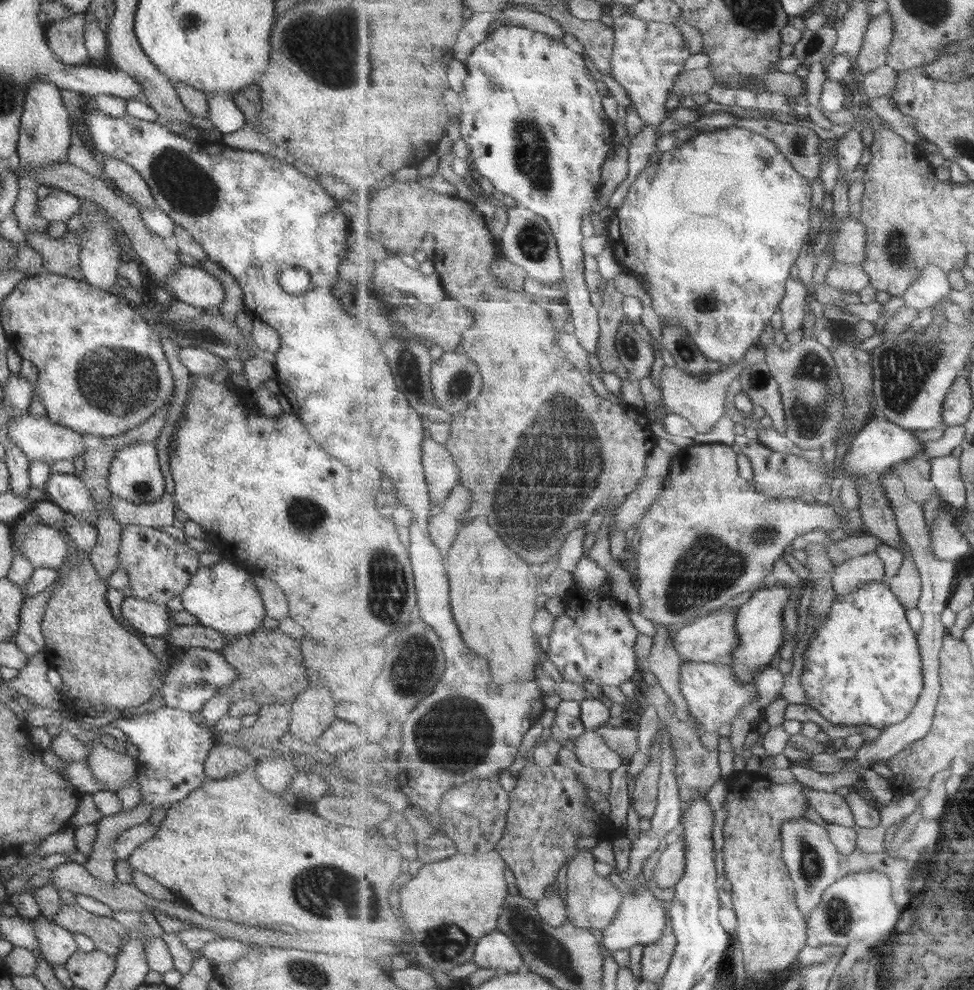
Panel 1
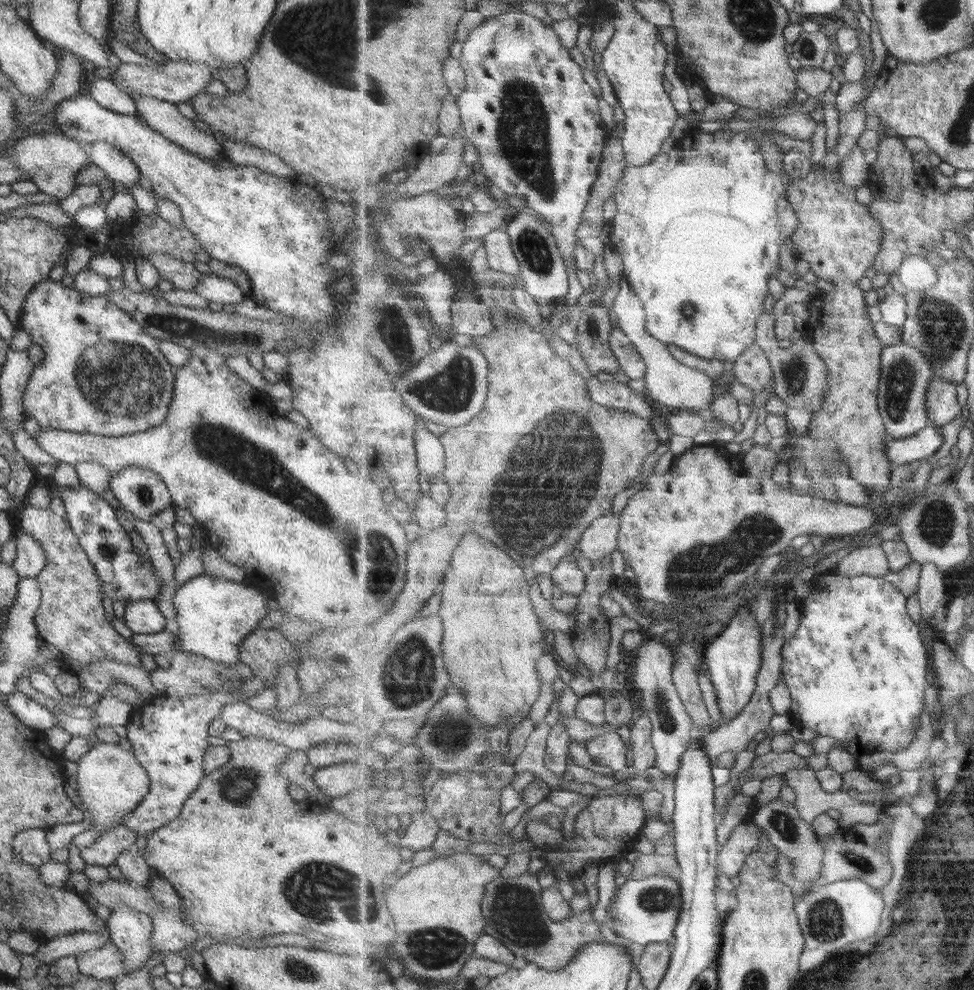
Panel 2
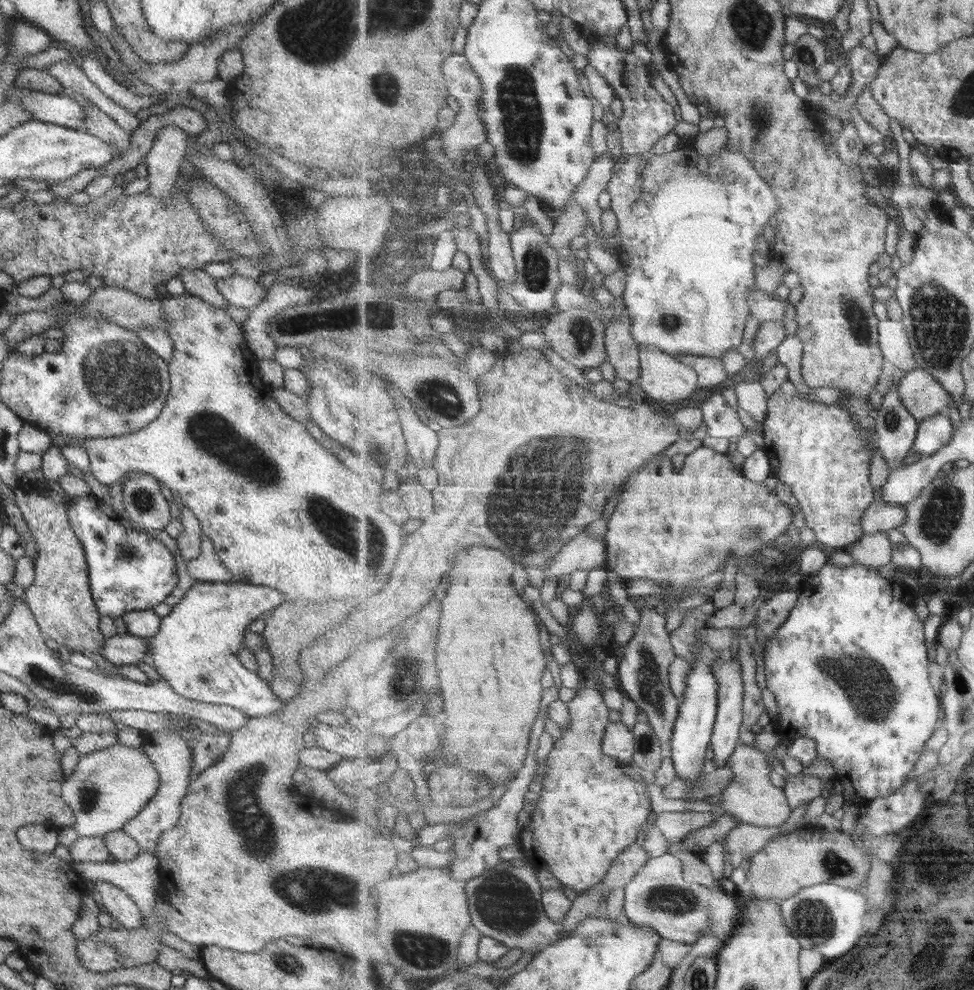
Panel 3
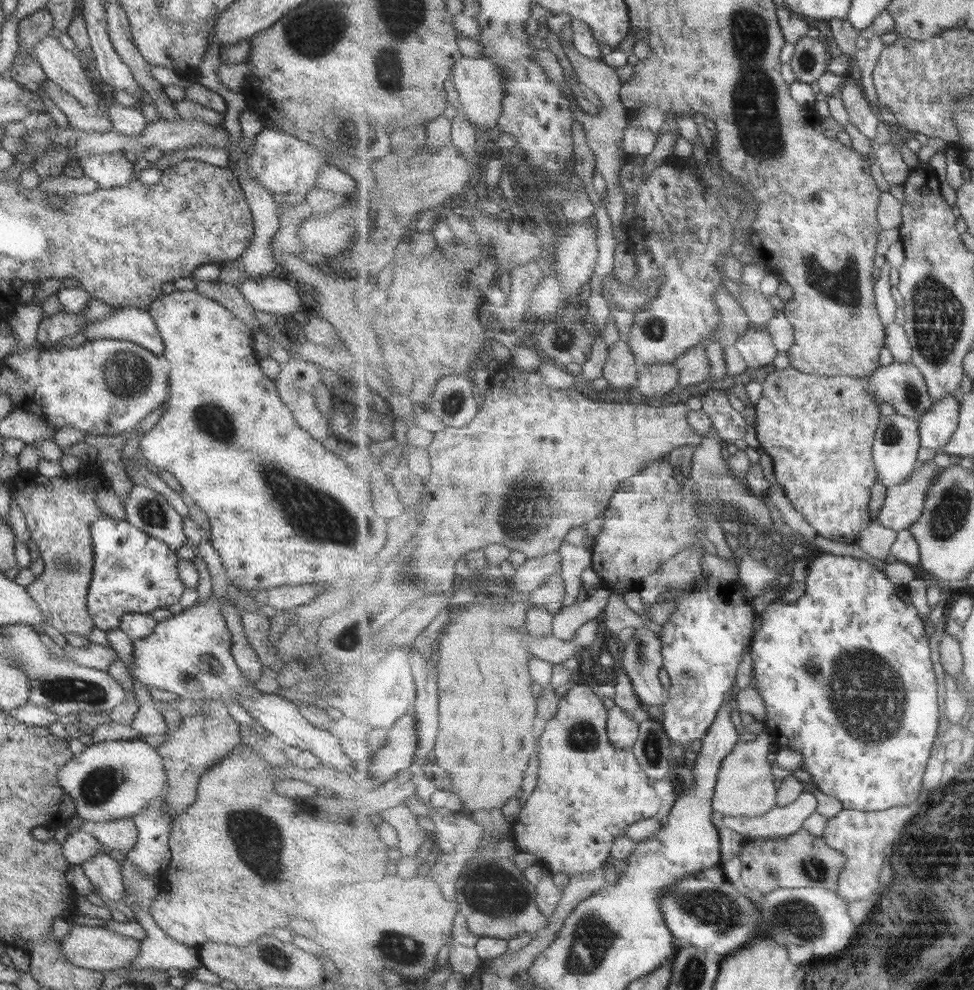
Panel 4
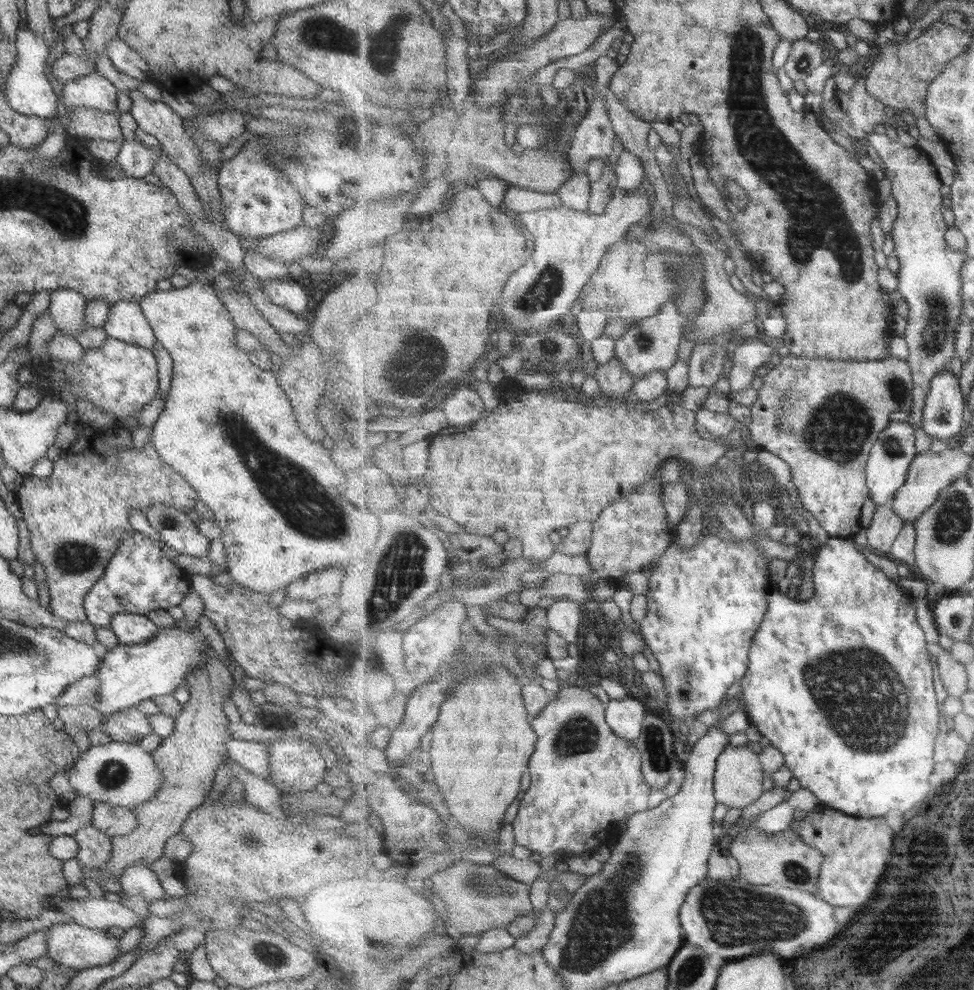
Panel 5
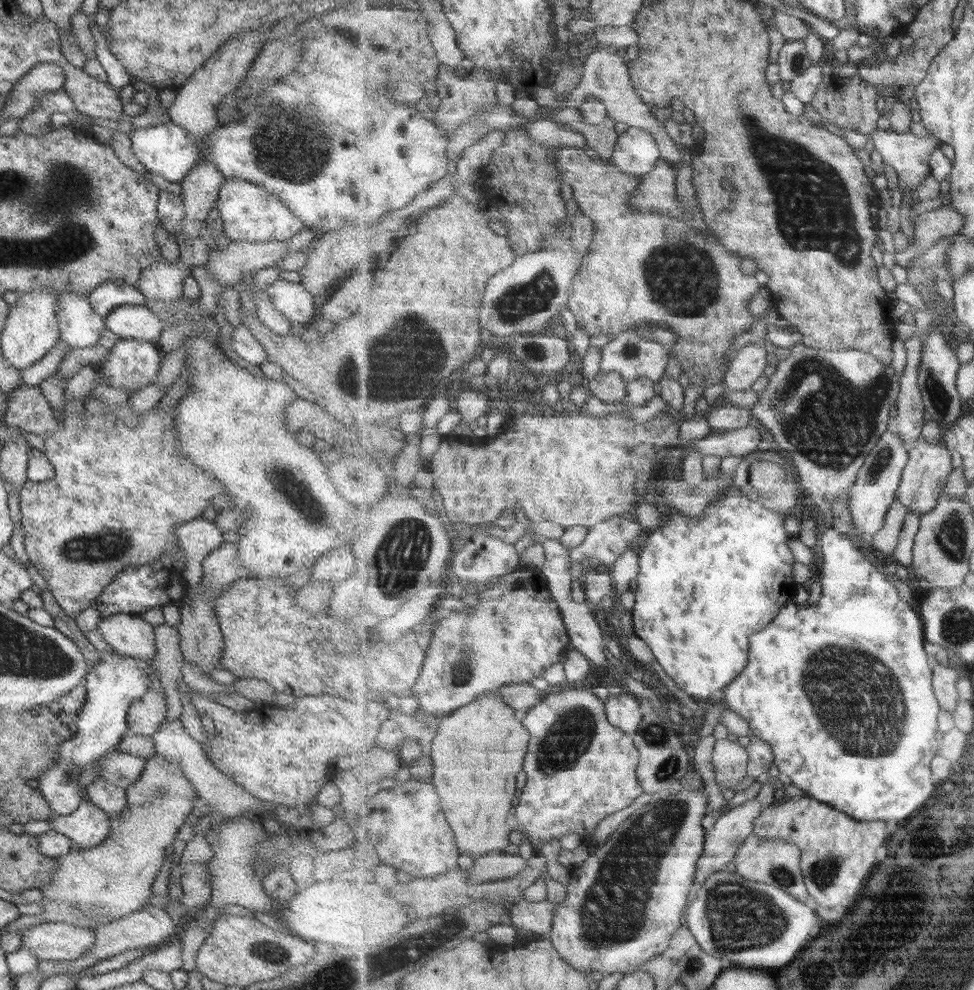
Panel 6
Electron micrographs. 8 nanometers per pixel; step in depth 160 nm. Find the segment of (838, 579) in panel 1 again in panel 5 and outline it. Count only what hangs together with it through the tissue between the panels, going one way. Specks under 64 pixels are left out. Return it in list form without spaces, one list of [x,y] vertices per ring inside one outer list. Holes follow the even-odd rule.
[[[892,504],[878,506],[873,522],[867,529],[869,544],[889,555],[904,525],[904,520],[894,511]]]

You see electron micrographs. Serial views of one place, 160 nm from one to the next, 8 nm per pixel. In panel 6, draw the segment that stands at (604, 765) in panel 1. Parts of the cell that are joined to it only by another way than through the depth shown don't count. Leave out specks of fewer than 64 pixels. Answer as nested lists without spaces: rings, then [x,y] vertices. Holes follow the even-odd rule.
[[[630,692],[619,695],[609,695],[606,710],[609,722],[624,730],[633,738],[637,736],[640,724],[644,720],[637,697]]]

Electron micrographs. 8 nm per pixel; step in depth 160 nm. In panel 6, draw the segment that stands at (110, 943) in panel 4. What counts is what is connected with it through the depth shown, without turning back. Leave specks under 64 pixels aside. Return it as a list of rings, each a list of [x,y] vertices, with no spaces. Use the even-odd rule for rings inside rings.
[[[41,923],[18,932],[21,946],[31,950],[38,960],[69,962],[91,949],[94,932],[69,923]]]

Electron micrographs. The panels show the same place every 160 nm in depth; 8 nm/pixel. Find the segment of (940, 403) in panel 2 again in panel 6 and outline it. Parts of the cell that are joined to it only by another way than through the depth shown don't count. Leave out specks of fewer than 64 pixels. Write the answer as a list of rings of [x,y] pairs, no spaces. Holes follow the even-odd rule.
[[[806,347],[800,352],[794,352],[786,359],[783,359],[778,364],[775,372],[769,376],[768,385],[758,393],[758,401],[751,409],[752,415],[760,421],[763,427],[769,429],[774,438],[774,445],[789,453],[790,459],[797,468],[799,482],[804,490],[805,498],[818,507],[824,526],[827,528],[833,524],[833,512],[831,512],[833,504],[837,501],[841,503],[849,501],[849,491],[855,485],[859,470],[865,465],[865,460],[869,457],[872,450],[876,449],[877,444],[881,442],[881,436],[889,430],[889,418],[893,419],[893,406],[896,406],[897,399],[901,394],[900,377],[892,364],[888,365],[881,362],[876,356],[862,350],[819,350]]]

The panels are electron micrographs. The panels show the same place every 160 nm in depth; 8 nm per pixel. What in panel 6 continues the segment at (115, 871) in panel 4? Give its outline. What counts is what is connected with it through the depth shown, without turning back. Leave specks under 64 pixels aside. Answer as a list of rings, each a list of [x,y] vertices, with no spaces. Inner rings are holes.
[[[90,800],[79,803],[71,814],[65,816],[52,812],[45,821],[53,826],[53,831],[72,840],[79,849],[101,844],[111,829],[106,812],[95,808]]]

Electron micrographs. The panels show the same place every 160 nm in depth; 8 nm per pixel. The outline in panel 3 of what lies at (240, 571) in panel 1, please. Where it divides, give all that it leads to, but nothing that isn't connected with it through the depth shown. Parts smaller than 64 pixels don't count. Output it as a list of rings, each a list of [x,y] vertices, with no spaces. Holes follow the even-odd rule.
[[[196,582],[183,593],[182,598],[171,607],[169,614],[160,617],[160,627],[157,634],[146,639],[148,644],[148,661],[164,678],[169,686],[181,698],[205,702],[214,705],[225,705],[243,711],[248,719],[263,718],[277,714],[282,707],[281,702],[268,684],[255,673],[249,672],[238,659],[240,649],[243,648],[244,634],[248,626],[261,612],[271,610],[285,602],[285,596],[273,588],[257,586],[247,583],[231,582]],[[188,717],[175,727],[164,727],[158,731],[142,731],[140,734],[140,749],[148,757],[158,774],[158,787],[156,793],[146,802],[146,805],[133,818],[122,826],[122,831],[132,838],[143,852],[153,853],[157,844],[158,834],[172,829],[180,817],[180,802],[187,792],[190,772],[192,769],[192,752],[188,741],[183,740],[177,732],[186,726]]]

